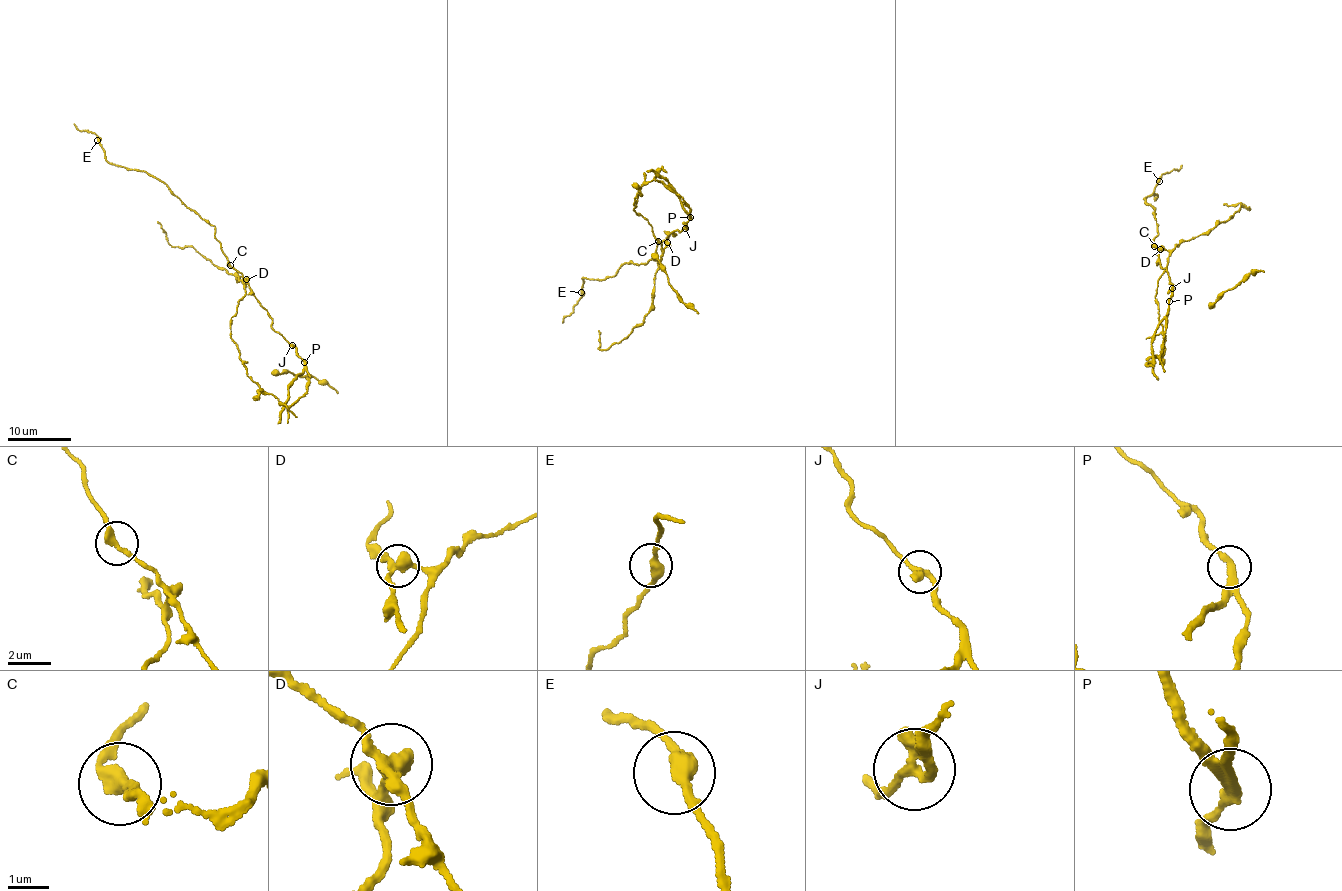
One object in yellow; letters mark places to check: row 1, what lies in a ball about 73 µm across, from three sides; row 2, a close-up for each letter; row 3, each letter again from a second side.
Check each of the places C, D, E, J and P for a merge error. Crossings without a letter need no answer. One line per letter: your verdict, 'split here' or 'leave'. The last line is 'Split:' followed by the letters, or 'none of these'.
C: leave
D: split here
E: leave
J: leave
P: split here
Split: D, P

